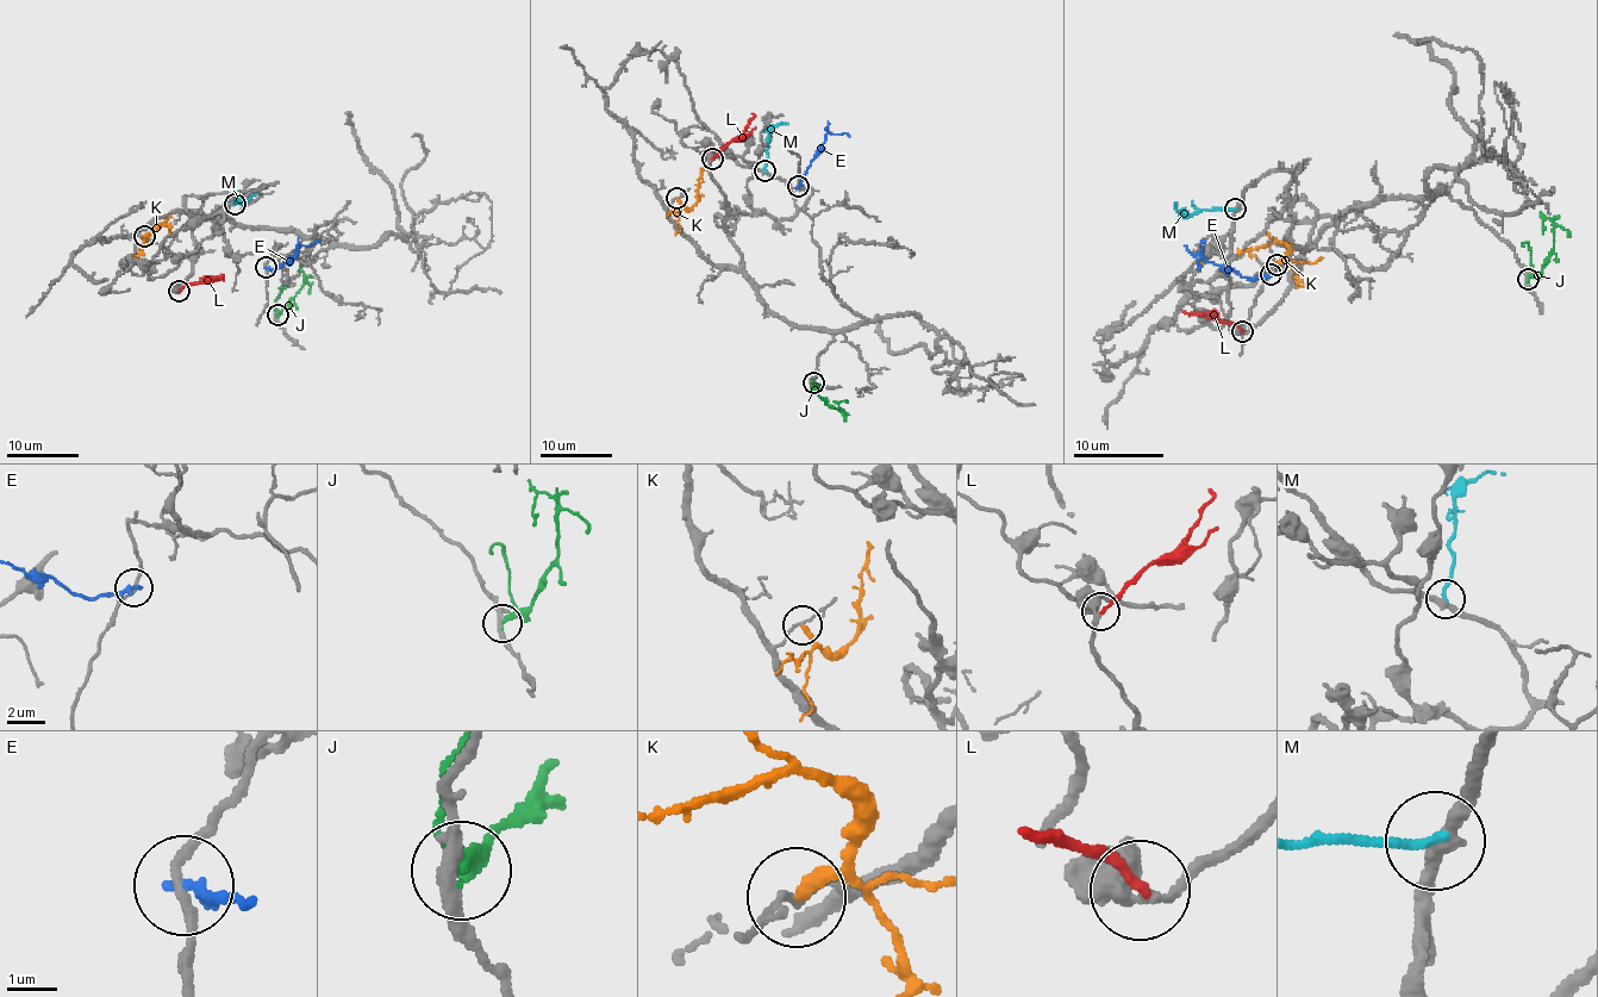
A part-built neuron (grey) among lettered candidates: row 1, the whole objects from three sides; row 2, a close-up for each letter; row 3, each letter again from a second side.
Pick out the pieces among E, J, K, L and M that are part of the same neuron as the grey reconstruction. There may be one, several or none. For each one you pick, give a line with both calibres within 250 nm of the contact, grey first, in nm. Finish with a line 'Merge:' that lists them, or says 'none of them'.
L: 280/190 nm
Merge: L

